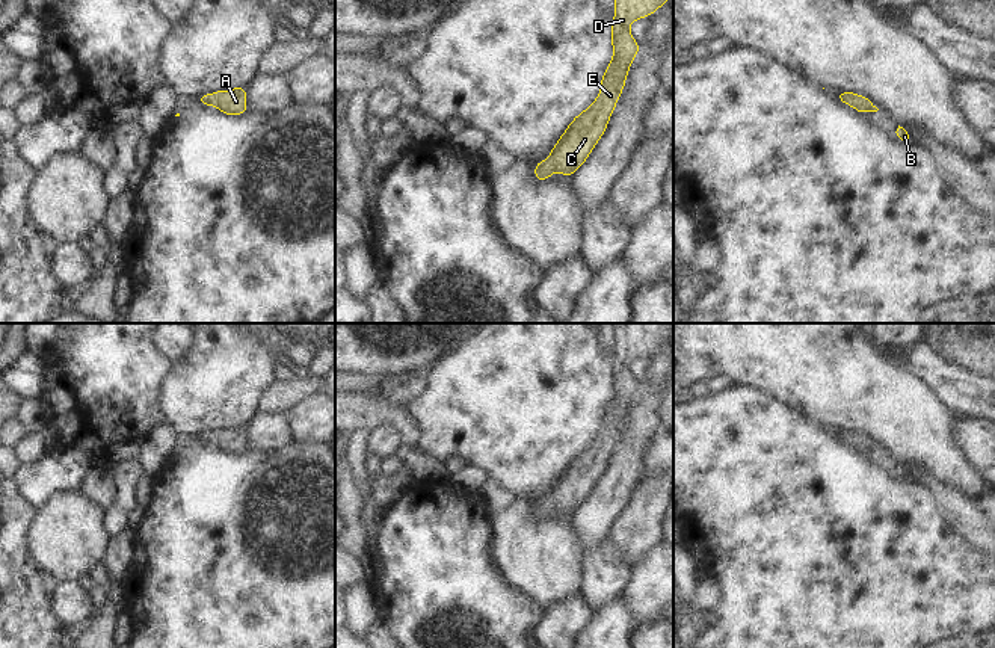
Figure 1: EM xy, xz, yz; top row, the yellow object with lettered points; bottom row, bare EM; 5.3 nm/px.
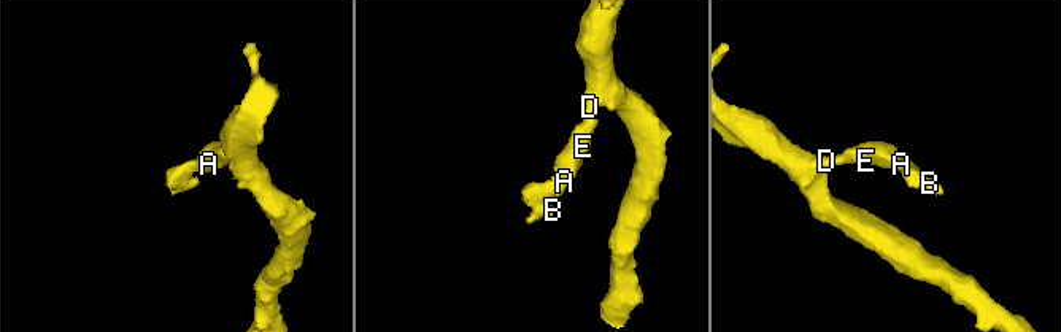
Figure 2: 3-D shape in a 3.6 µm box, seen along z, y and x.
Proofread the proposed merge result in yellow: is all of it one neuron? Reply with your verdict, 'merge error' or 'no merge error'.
no merge error

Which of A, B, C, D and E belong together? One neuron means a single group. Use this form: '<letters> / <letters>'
A B C D E

